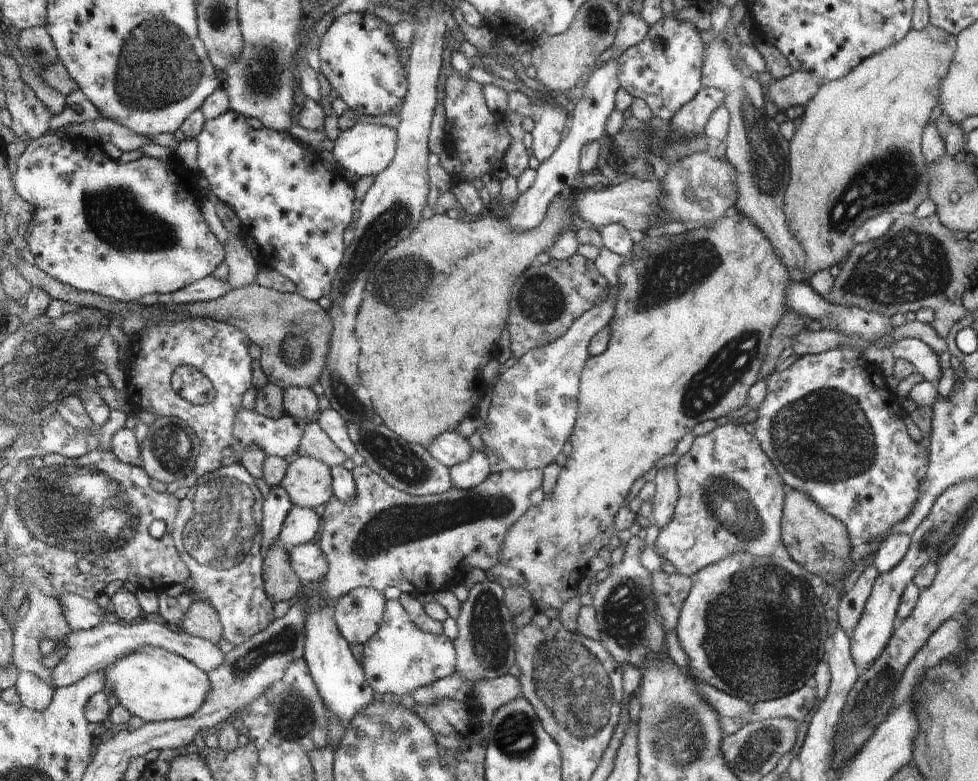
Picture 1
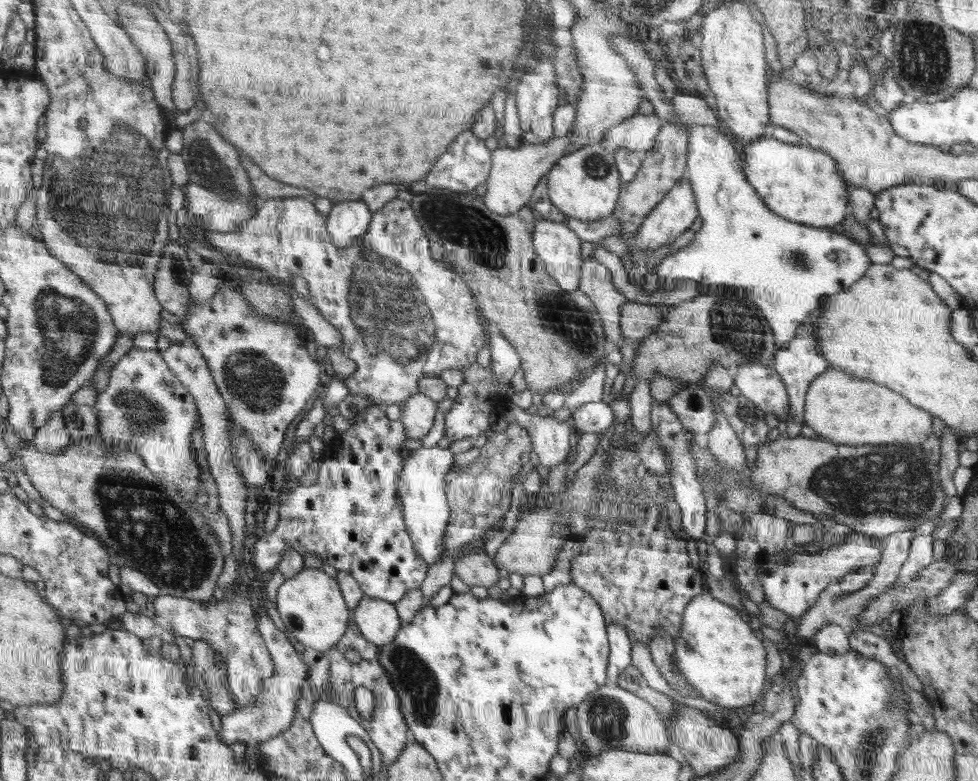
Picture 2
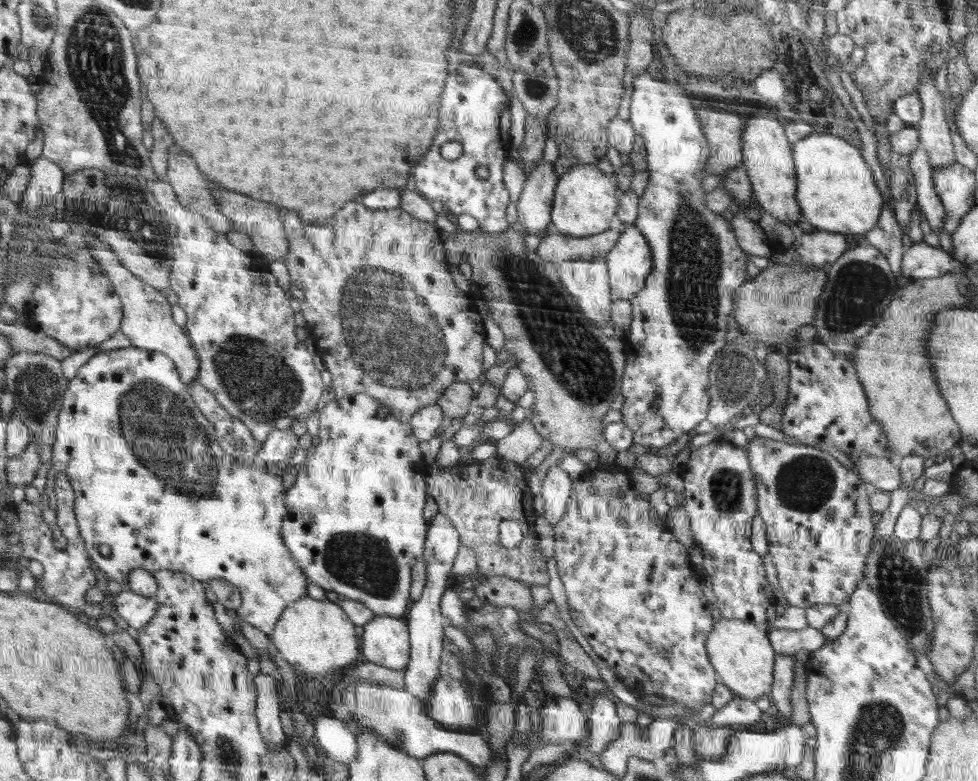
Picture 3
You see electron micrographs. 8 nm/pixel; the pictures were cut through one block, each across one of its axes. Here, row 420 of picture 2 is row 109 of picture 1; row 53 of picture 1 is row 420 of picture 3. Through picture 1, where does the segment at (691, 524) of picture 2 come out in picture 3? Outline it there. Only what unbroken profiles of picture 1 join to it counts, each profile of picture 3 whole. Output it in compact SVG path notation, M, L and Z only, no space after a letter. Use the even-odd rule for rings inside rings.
M644 70L634 80L628 120L635 133L642 136L646 149L650 178L639 196L638 216L633 225L649 240L653 250L653 272L650 272L645 288L629 301L632 322L630 334L624 339L629 346L629 356L622 381L625 401L620 411L621 421L632 430L633 442L655 451L655 448L670 446L688 430L692 431L709 414L708 370L718 350L726 344L726 318L730 322L740 288L748 280L746 266L750 258L738 245L732 223L710 210L705 200L702 180L708 175L704 171L709 163L710 148L696 108L678 84L652 80L648 74Z

